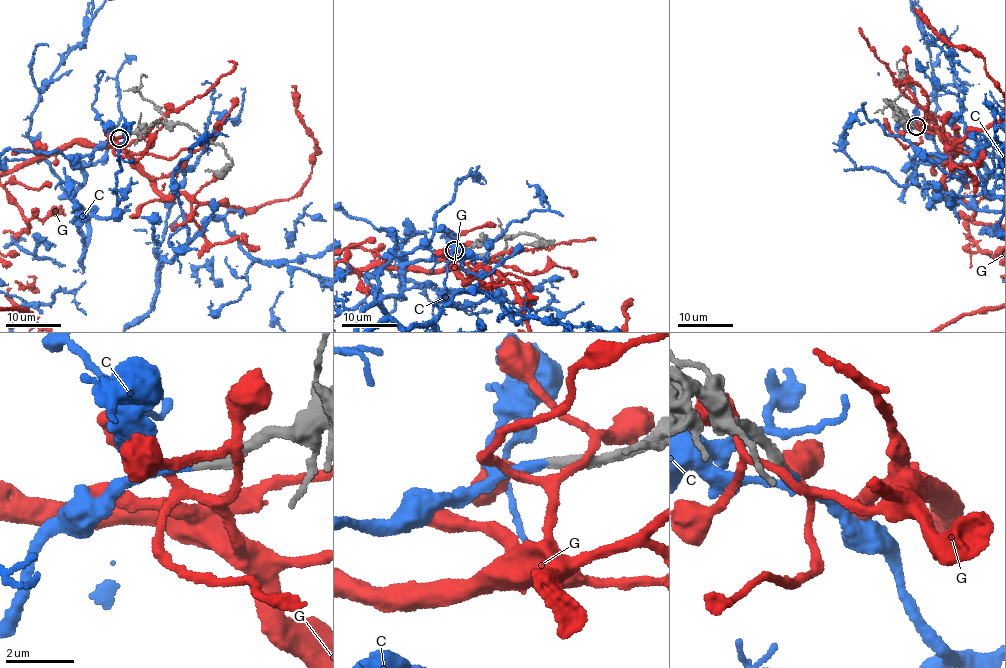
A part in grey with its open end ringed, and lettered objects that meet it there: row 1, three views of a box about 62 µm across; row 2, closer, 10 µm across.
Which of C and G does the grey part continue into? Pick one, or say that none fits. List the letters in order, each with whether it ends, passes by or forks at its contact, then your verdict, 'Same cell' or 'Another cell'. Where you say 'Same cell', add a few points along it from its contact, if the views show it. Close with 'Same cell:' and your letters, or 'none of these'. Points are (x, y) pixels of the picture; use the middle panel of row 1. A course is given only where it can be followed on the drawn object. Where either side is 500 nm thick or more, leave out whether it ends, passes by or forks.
C: It ends there. Same cell
G: It forks there. Another cell
Same cell: C

